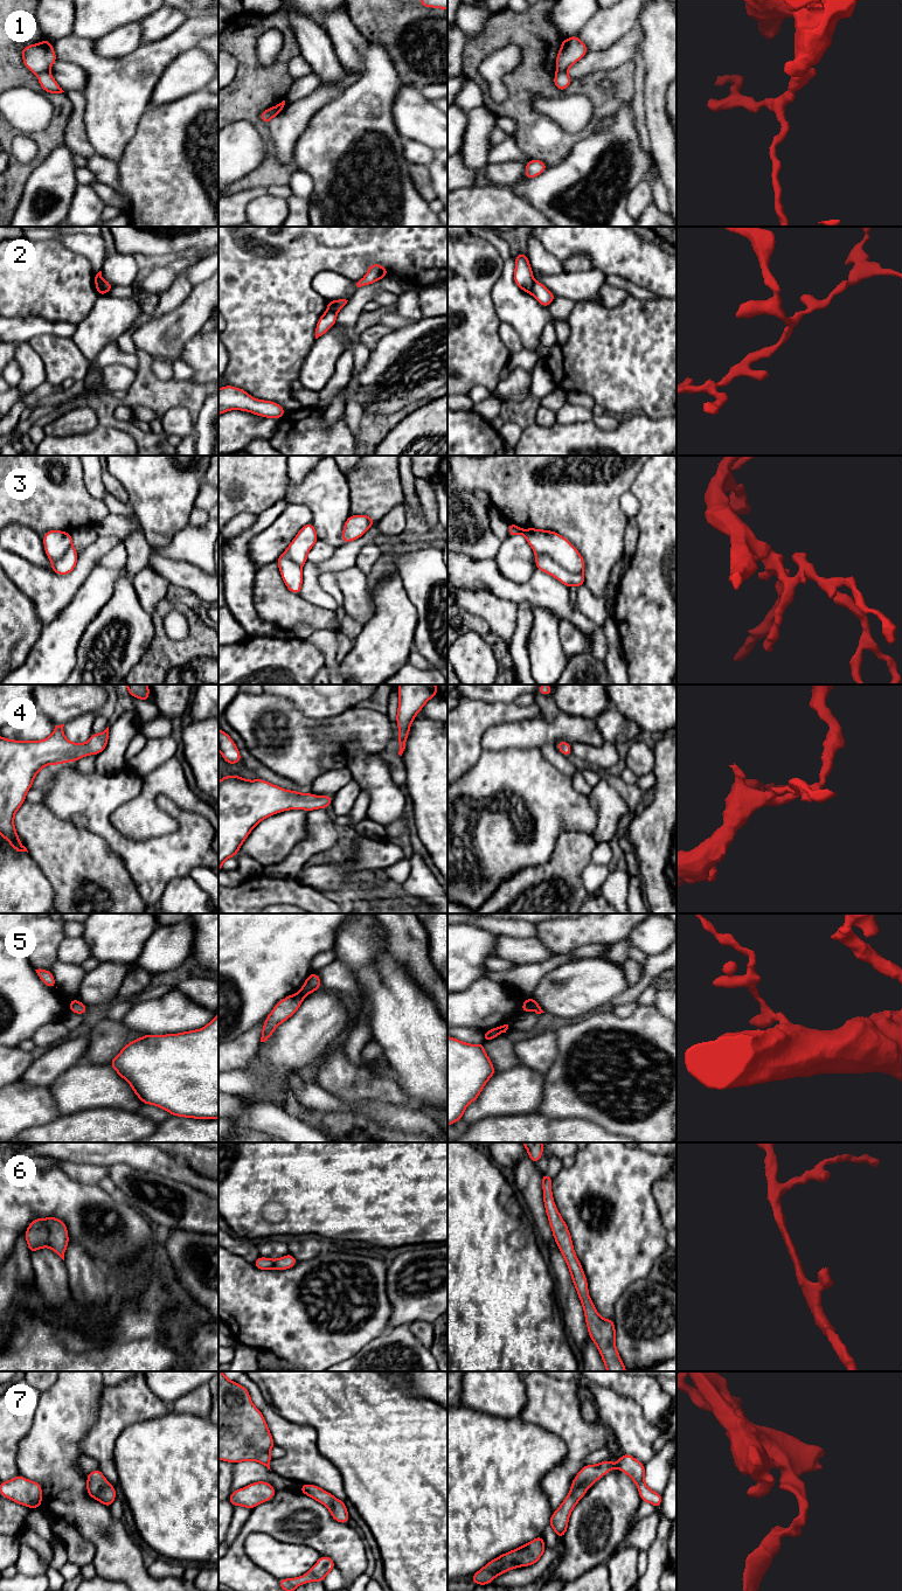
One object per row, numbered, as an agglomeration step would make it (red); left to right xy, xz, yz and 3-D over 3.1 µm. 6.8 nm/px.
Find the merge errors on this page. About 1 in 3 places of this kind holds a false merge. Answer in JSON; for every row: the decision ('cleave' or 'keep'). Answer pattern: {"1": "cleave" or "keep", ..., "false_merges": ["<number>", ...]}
{"1": "cleave", "2": "cleave", "3": "cleave", "4": "keep", "5": "cleave", "6": "keep", "7": "keep", "false_merges": ["1", "2", "3", "5"]}

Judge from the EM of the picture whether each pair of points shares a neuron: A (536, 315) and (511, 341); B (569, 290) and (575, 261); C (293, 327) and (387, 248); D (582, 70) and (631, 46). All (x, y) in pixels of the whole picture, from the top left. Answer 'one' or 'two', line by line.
A: two
B: two
C: one
D: one

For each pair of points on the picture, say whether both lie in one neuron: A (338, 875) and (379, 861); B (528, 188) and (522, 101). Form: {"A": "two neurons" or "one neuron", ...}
{"A": "one neuron", "B": "two neurons"}

